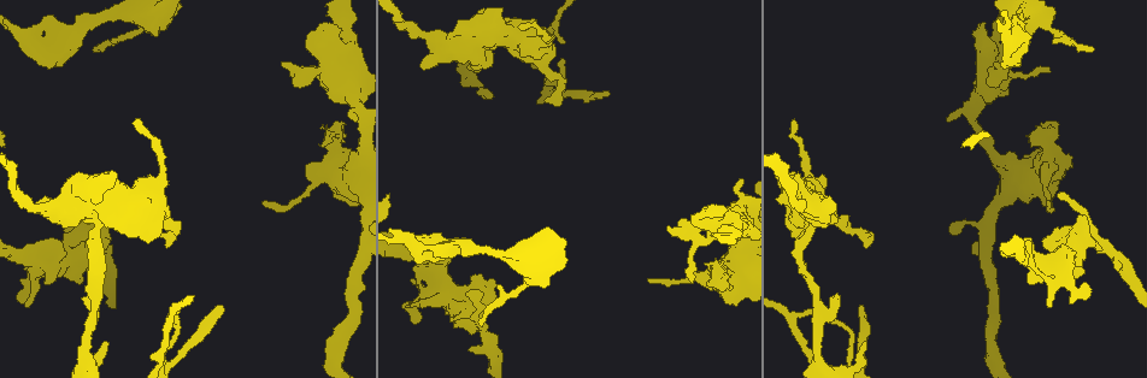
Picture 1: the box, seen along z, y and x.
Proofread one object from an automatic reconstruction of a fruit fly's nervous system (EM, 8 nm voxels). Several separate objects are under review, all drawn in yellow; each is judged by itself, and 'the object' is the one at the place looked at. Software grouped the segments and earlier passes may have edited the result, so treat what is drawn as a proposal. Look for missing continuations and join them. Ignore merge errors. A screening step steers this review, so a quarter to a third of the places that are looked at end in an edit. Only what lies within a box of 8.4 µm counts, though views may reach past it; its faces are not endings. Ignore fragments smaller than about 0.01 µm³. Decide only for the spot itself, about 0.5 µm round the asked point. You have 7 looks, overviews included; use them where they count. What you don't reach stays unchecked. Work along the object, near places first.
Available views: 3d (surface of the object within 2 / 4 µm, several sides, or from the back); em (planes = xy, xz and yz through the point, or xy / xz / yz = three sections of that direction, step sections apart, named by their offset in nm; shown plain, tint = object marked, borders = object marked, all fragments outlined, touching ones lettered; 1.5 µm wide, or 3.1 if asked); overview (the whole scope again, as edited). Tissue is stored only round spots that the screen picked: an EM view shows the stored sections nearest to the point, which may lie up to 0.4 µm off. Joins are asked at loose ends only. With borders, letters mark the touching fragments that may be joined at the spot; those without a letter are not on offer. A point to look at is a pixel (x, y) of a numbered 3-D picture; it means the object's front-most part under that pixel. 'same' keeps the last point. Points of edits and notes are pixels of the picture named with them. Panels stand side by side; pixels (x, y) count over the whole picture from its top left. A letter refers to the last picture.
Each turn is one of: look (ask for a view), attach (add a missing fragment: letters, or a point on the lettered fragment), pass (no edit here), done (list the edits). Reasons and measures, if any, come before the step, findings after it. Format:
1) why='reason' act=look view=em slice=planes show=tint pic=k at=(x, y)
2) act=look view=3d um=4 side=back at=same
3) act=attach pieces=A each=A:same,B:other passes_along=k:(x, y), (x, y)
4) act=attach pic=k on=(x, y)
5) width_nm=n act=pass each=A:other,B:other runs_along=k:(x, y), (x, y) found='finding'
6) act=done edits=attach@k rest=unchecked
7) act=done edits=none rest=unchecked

why='branch stops here' act=look view=em slice=planes show=tint pic=1 at=(1073, 158)

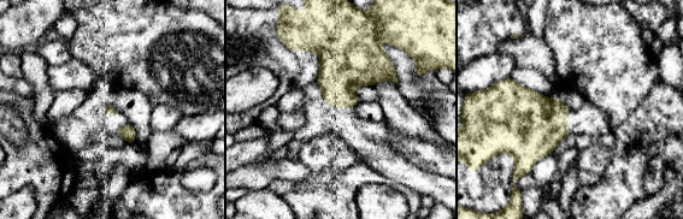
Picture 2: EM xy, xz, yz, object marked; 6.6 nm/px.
act=look view=em slice=planes show=borders at=same

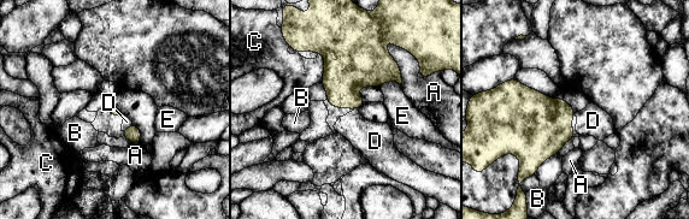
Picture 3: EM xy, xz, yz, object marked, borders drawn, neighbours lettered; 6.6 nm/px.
act=attach pic=3 on=(127, 122) each=A:other,B:other,C:other,D:same,E:other found='it goes on there'

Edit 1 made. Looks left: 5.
why='thin end' act=look view=em slice=yz step=8 show=tint pic=1 at=(608, 95)

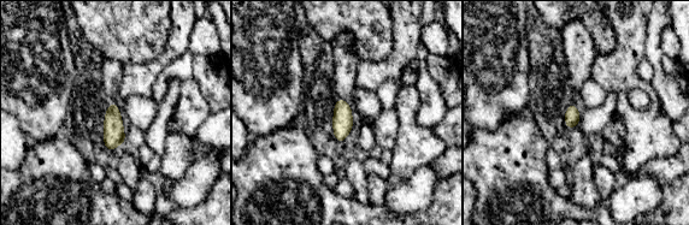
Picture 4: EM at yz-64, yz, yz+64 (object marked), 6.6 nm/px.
why='another direction' act=look view=em slice=planes show=borders at=same

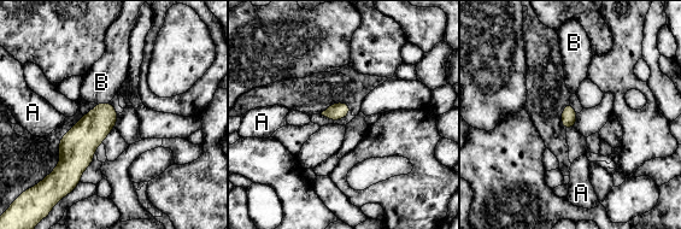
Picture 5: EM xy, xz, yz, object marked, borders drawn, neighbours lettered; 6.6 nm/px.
longest_contact=B:90nm act=attach pic=5 on=(101, 82) each=A:other,B:same found='the neuron continues'

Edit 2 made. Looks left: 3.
act=look view=overview

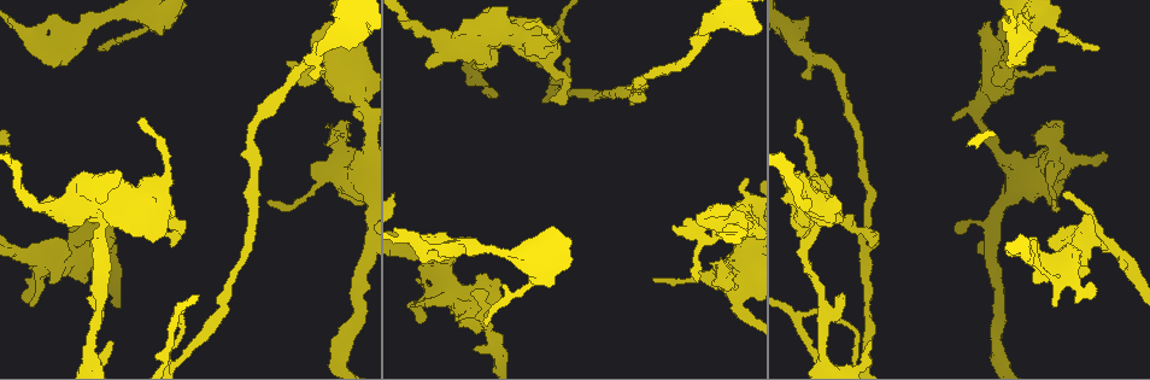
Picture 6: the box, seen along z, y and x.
why='free end' act=look view=em slice=xz step=4 show=borders pic=6 at=(1051, 304)

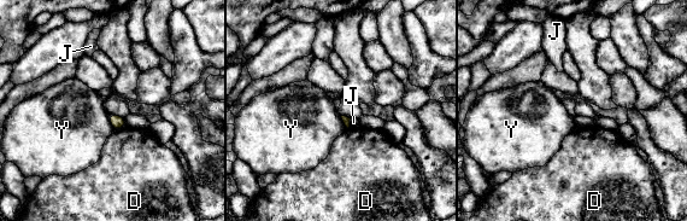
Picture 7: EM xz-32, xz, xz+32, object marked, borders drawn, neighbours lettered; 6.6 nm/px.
act=pass each=D:other,J:other,Y:other found='none of them fits'

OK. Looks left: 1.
act=done edits=attach@3,attach@5 rest=unchecked

